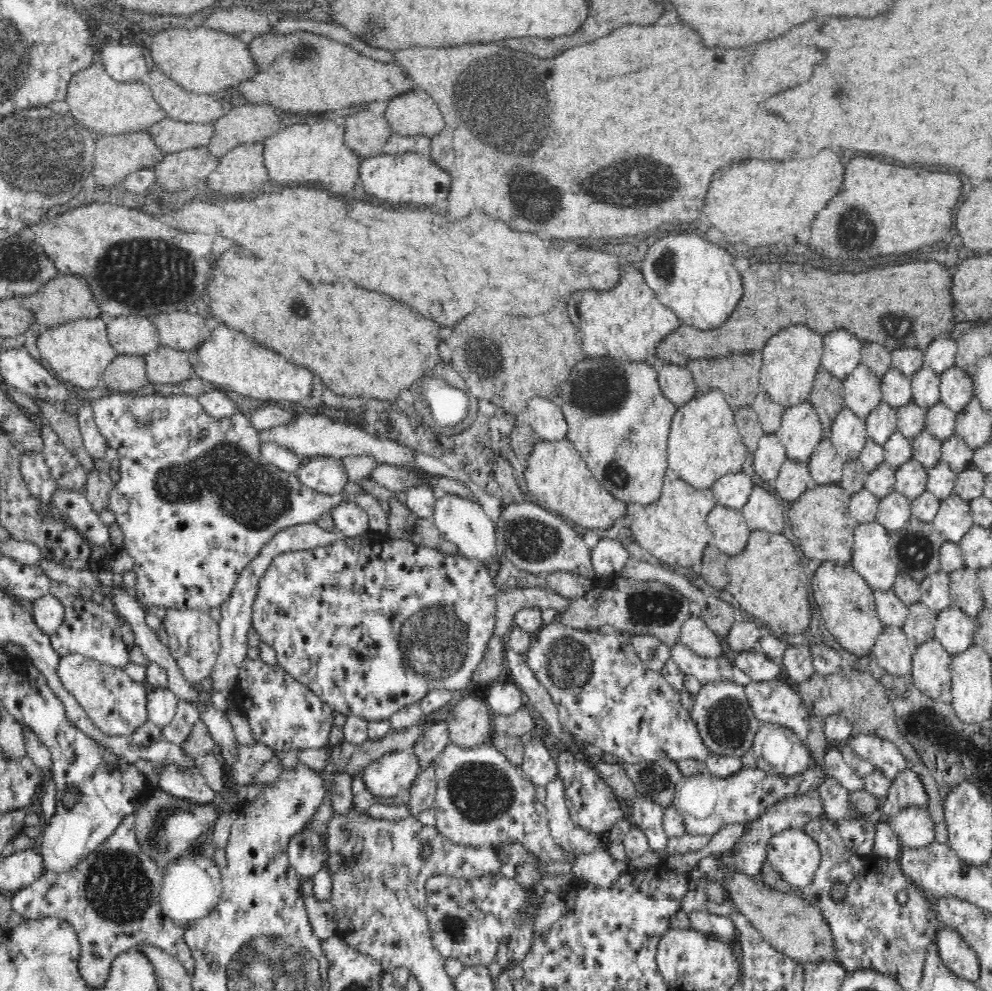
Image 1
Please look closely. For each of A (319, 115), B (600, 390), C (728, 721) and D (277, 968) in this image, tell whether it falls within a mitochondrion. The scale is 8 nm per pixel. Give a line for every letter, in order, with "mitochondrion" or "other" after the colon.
A: other
B: mitochondrion
C: mitochondrion
D: mitochondrion

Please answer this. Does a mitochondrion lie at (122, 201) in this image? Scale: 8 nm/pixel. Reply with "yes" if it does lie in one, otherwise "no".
no

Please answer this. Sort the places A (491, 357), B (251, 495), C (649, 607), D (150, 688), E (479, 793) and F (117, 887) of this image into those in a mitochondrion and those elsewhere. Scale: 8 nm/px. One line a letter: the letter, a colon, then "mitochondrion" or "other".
A: mitochondrion
B: mitochondrion
C: mitochondrion
D: other
E: mitochondrion
F: mitochondrion

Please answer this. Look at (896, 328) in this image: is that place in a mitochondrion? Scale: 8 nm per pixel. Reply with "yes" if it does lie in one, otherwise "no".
yes

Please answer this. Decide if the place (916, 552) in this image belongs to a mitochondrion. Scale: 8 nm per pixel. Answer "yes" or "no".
yes

